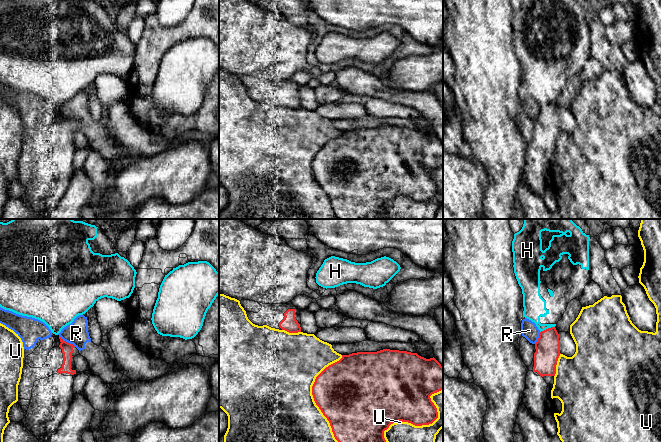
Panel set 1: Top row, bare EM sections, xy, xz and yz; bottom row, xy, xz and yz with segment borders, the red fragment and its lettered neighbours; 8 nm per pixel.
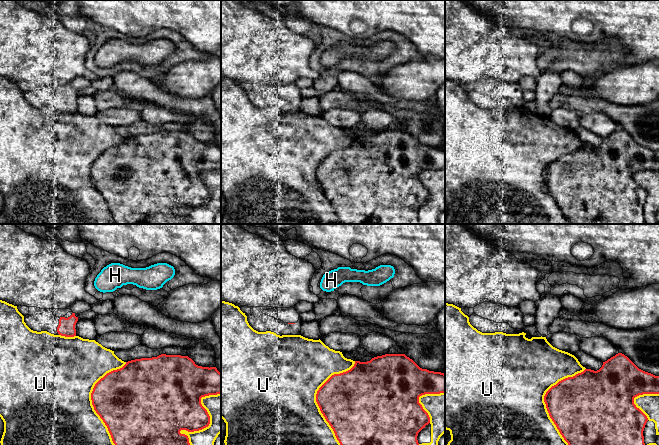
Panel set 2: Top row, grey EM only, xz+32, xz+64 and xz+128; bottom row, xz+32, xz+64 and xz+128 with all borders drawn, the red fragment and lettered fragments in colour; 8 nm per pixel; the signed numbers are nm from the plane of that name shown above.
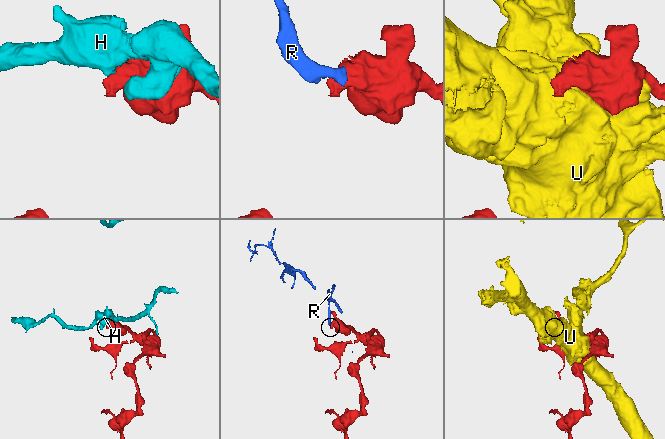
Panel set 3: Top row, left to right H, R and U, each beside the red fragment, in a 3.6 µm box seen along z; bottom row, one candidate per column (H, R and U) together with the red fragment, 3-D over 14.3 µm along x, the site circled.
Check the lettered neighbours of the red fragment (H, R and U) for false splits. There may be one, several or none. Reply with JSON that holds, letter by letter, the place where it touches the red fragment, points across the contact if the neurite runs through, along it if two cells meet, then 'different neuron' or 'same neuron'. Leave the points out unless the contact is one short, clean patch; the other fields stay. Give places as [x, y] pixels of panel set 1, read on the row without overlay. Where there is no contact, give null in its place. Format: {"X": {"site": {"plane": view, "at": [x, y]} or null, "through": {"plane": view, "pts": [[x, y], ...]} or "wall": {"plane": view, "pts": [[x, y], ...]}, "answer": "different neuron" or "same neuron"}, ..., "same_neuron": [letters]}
{"H": {"site": {"plane": "yz", "at": [548, 104]}, "wall": {"plane": "yz", "pts": [[554, 102], [540, 108]]}, "answer": "different neuron"}, "R": {"site": {"plane": "xy", "at": [67, 118]}, "wall": {"plane": "xy", "pts": [[59, 112], [75, 122]]}, "answer": "different neuron"}, "U": {"site": {"plane": "xz", "at": [422, 200]}, "answer": "different neuron"}, "same_neuron": []}

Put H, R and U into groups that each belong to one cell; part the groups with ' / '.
H / R / U

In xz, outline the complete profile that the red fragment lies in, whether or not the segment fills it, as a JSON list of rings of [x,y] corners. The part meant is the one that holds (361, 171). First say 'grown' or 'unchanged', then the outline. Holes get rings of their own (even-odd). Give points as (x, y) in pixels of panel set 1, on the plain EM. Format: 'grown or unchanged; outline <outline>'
unchanged; outline [[[383,125],[342,131],[339,137],[326,143],[316,153],[312,171],[339,219],[387,219],[384,207],[393,199],[402,197],[415,202],[432,200],[438,194],[438,188],[430,172],[441,166],[443,143],[434,133],[426,135],[417,129]]]

